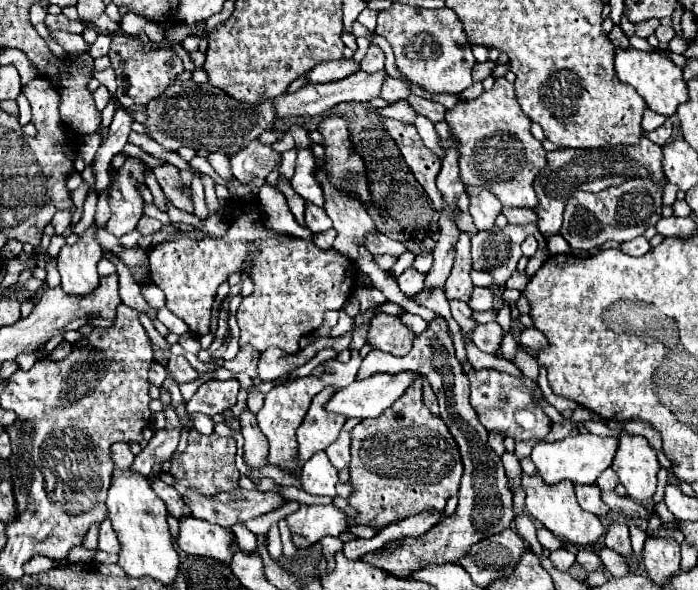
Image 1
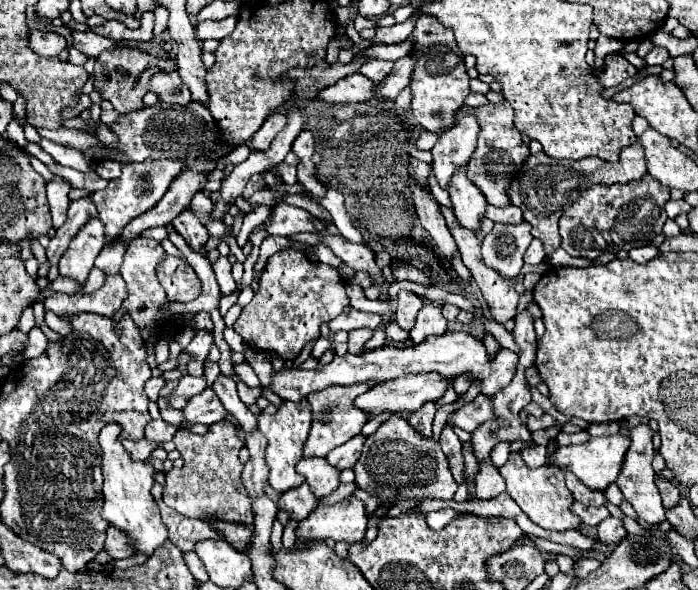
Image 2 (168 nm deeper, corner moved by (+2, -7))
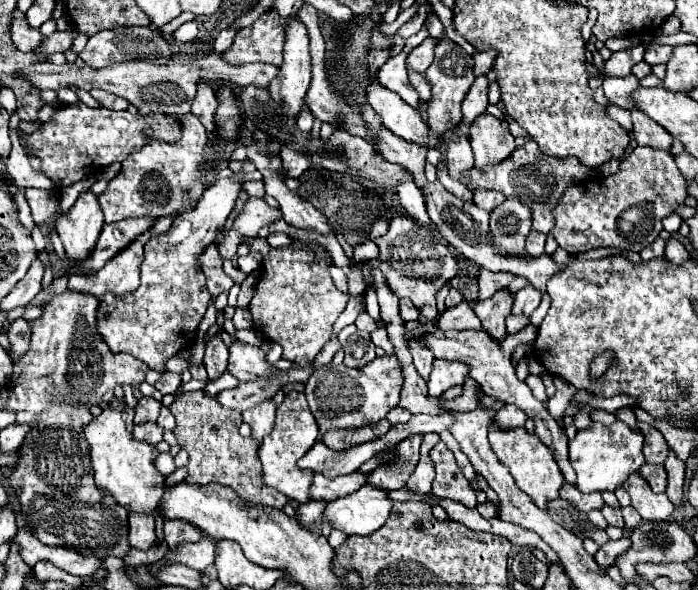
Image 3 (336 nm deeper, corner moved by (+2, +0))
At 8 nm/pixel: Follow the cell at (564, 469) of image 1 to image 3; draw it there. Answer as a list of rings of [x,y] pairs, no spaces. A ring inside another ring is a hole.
[[[621,421],[613,425],[593,423],[589,429],[577,431],[575,439],[569,441],[569,461],[577,473],[577,487],[581,493],[593,493],[593,491],[615,491],[621,487],[621,483],[631,475],[631,471],[637,471],[643,463],[643,435],[631,431]]]

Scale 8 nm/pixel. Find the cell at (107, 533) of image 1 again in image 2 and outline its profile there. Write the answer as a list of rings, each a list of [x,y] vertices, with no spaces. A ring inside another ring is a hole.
[[[109,526],[105,550],[107,550],[115,560],[129,558],[129,556],[135,554],[135,552],[131,552],[131,548],[127,548],[127,536],[123,536],[123,532],[119,532],[119,528],[115,528],[115,526]]]

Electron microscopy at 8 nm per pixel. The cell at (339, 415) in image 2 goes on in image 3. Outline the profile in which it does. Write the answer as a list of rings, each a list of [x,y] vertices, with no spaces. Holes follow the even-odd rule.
[[[375,357],[361,369],[349,369],[345,365],[323,365],[313,371],[305,383],[305,397],[309,409],[319,425],[319,435],[335,429],[359,429],[381,421],[399,403],[399,389],[403,377],[399,373],[399,361],[395,357]]]

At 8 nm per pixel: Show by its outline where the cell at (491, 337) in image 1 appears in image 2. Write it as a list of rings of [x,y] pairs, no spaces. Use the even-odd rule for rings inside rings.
[[[447,332],[443,336],[435,336],[435,338],[427,338],[423,344],[419,346],[409,346],[409,348],[395,348],[395,346],[379,346],[375,348],[373,352],[367,352],[367,354],[361,354],[361,356],[353,356],[353,354],[345,354],[343,358],[341,356],[335,356],[331,364],[325,364],[325,366],[319,366],[315,370],[295,370],[295,368],[283,368],[279,372],[273,372],[273,378],[271,378],[271,384],[267,386],[269,390],[273,390],[277,396],[281,396],[283,400],[291,400],[291,402],[297,402],[305,396],[309,396],[311,392],[317,392],[317,390],[323,390],[327,386],[333,386],[333,384],[341,384],[341,386],[347,386],[347,384],[355,384],[355,382],[367,382],[367,380],[375,380],[375,382],[387,382],[387,380],[393,380],[393,378],[399,378],[399,376],[407,376],[407,374],[415,374],[415,372],[439,372],[443,376],[449,376],[449,378],[457,378],[461,374],[469,374],[469,380],[471,382],[481,382],[481,394],[485,396],[491,396],[495,394],[495,390],[501,390],[503,386],[501,384],[493,384],[491,382],[491,364],[487,360],[487,350],[483,346],[481,340],[477,340],[475,336],[469,336],[469,334],[463,334],[463,332]]]

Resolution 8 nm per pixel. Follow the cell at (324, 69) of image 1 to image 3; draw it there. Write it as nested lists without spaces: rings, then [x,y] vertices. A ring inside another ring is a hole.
[[[369,81],[365,87],[365,99],[381,117],[381,123],[395,135],[407,141],[415,141],[419,145],[427,145],[427,147],[437,145],[439,135],[431,133],[421,113],[415,107],[407,105],[397,93],[389,91],[387,87],[375,81]]]

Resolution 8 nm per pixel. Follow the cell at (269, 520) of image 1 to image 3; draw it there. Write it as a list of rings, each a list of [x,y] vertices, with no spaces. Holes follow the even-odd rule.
[[[165,519],[165,541],[167,545],[173,549],[175,545],[179,545],[181,541],[201,541],[203,539],[203,531],[197,529],[193,523],[183,521],[183,519]]]

